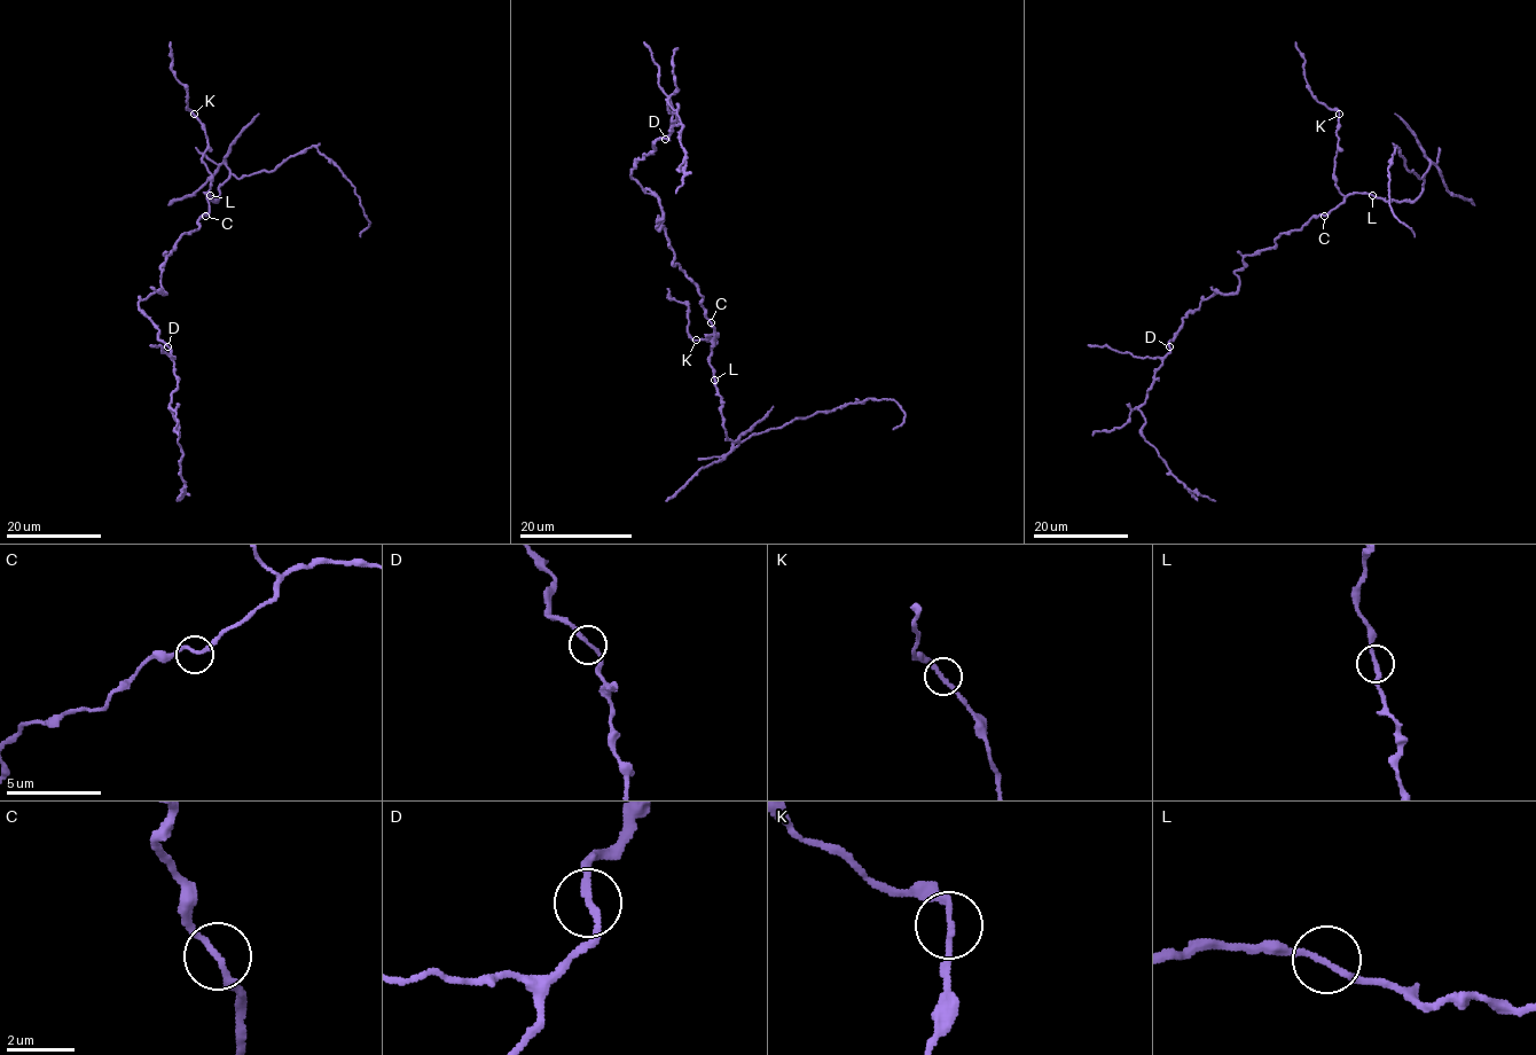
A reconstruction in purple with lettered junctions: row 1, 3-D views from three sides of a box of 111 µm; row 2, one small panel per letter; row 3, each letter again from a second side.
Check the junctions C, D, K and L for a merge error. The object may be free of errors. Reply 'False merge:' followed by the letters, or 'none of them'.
False merge: none of them

